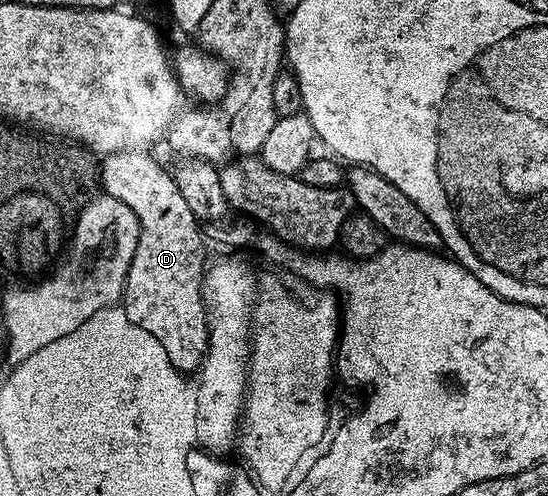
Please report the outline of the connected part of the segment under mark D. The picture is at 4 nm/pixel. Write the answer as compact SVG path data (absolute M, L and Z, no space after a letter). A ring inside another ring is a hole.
M145 149L141 150L122 150L118 154L107 154L101 159L102 164L102 186L107 195L116 200L120 200L124 204L128 204L128 208L132 208L132 212L138 217L138 243L136 244L136 252L130 261L128 268L128 276L126 277L126 292L124 295L124 305L126 307L126 315L132 324L136 324L141 330L148 328L148 336L158 341L156 344L158 350L169 352L171 355L189 355L196 357L197 353L201 353L203 348L212 345L211 323L208 321L206 313L206 300L204 297L204 275L208 269L208 246L202 243L202 230L197 218L194 217L192 208L188 208L188 203L184 201L184 196L180 192L180 188L176 188L176 180L173 173L169 169L166 170L150 155Z

